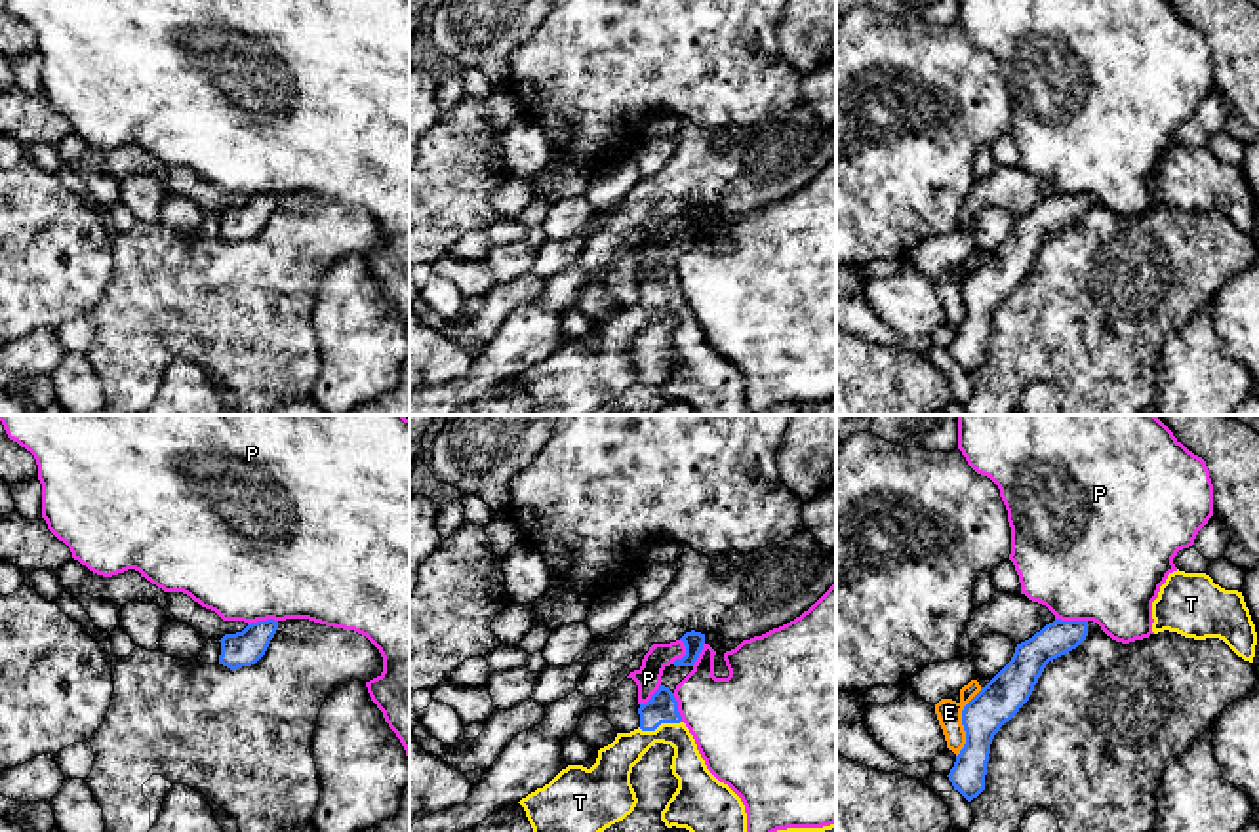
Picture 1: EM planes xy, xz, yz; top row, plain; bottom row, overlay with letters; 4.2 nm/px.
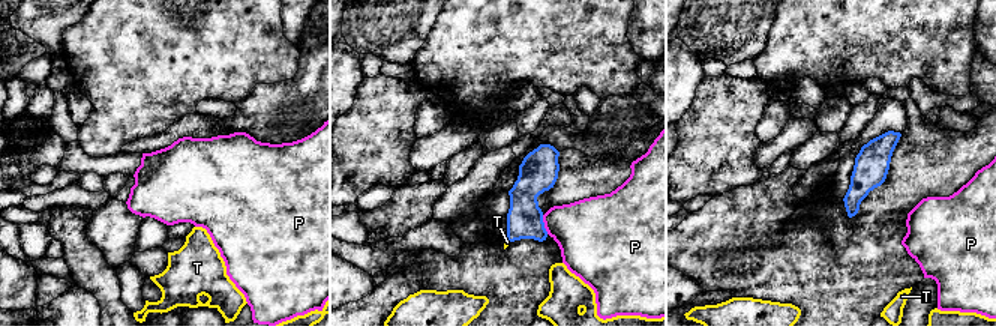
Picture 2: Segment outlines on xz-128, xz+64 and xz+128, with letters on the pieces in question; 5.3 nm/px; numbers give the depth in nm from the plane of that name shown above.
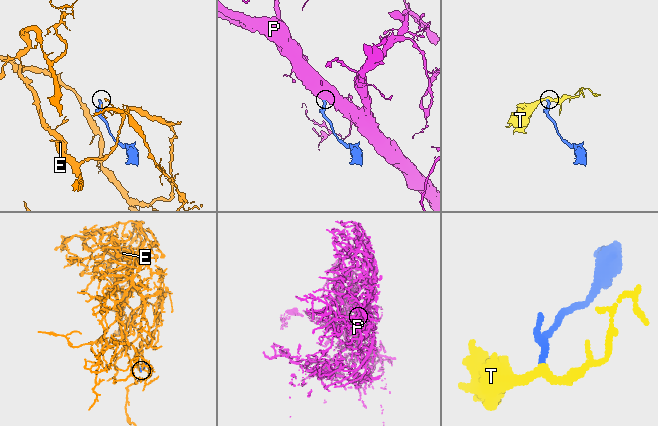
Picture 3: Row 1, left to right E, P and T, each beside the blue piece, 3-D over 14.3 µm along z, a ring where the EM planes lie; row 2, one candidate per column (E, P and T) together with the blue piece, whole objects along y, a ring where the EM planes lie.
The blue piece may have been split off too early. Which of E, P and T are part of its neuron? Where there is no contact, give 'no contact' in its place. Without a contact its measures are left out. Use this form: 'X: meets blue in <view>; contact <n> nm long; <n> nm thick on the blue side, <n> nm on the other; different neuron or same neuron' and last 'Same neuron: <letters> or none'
E: meets blue in yz; contact 320 nm long; 180 nm thick on the blue side, 110 nm on the other; different neuron
P: meets blue in yz; contact 140 nm long; 140 nm thick on the blue side, 480 nm on the other; different neuron
T: meets blue in xz; contact 190 nm long; 130 nm thick on the blue side, 150 nm on the other; same neuron
Same neuron: T

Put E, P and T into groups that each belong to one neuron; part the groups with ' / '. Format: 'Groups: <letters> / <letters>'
Groups: E / P / T

